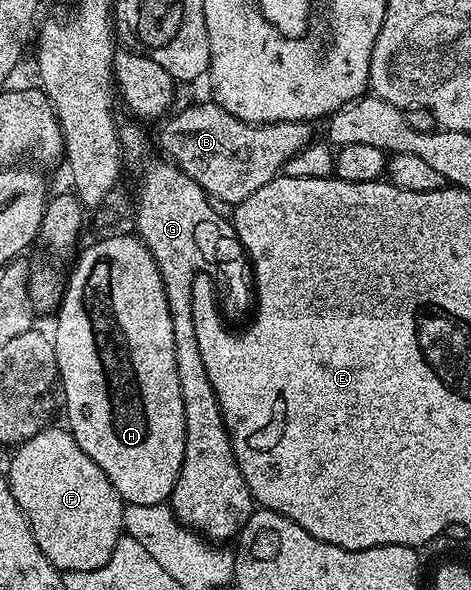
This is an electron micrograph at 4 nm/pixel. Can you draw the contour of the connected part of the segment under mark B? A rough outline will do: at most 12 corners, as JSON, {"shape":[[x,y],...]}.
{"shape":[[206,100],[163,125],[163,151],[236,204],[314,141],[310,123],[251,123]]}

